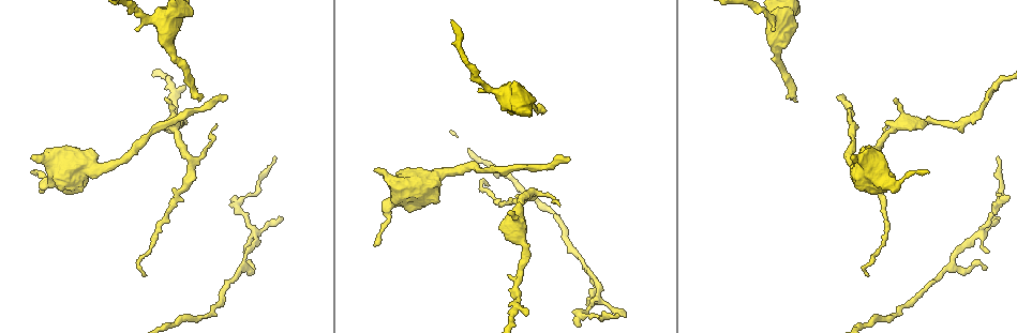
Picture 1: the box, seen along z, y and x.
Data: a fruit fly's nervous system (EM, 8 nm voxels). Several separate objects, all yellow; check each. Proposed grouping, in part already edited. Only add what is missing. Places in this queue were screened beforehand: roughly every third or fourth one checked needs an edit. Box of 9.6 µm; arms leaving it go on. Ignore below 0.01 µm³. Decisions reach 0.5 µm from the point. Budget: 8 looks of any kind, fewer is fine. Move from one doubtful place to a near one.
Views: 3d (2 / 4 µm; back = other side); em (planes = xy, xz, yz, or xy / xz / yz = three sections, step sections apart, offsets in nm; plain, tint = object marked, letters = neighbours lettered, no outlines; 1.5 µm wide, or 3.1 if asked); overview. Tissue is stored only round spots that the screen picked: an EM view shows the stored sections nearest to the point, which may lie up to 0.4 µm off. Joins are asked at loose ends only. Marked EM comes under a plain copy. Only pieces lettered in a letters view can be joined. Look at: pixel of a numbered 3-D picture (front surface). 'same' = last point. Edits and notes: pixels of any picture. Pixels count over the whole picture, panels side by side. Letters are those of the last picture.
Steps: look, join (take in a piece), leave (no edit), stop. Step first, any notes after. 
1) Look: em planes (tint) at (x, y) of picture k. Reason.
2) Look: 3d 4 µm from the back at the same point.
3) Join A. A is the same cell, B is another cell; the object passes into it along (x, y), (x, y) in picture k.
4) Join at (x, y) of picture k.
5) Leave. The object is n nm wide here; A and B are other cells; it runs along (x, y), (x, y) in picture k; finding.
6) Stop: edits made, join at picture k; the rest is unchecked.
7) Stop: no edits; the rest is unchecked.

Look: 3d 4 µm at (911, 129) of picture 1. Free end.

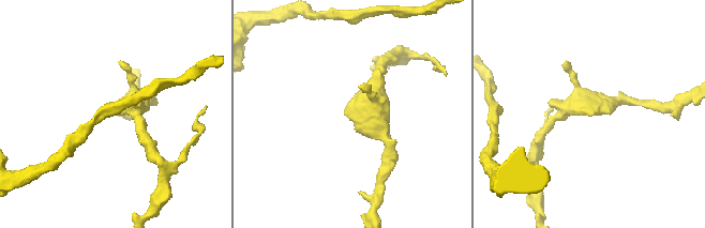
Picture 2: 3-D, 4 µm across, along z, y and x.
Look: em xy step 4 (letters) at (347, 117) of picture 2.

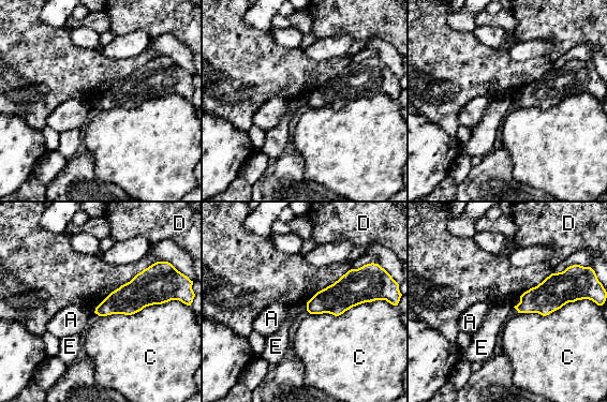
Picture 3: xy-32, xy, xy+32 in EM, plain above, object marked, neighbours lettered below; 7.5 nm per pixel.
Leave. The longest contact is with C, 550 nm; A, C, D and E are other cells; a border runs along (97, 307), (93, 312) in picture 3; no lettered piece goes on from it.

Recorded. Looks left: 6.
Look: em yz step 8 (tint) at (616, 315) of picture 1.

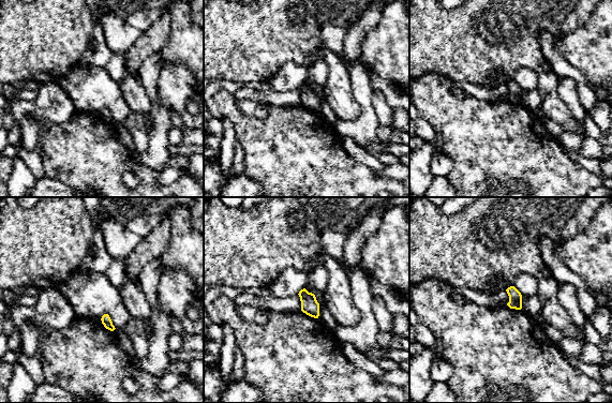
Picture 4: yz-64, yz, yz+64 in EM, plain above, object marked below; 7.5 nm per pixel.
Look: em planes (tint) at the same point. Cut it another way.

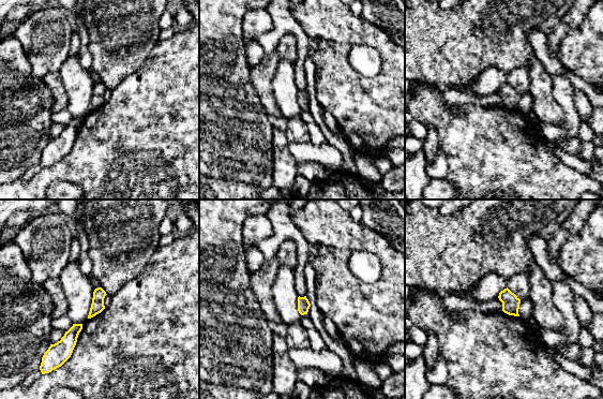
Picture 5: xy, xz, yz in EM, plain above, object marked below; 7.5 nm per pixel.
Look: em planes (letters) at the same point.

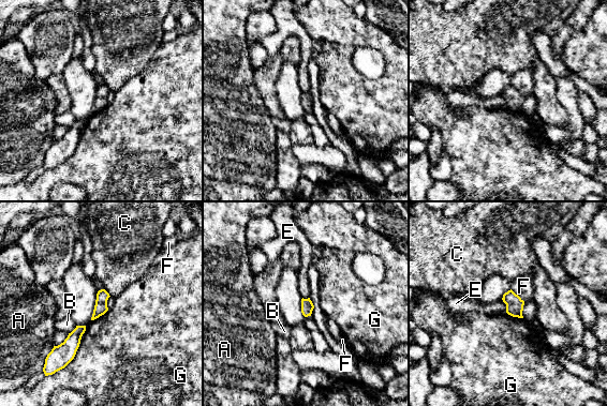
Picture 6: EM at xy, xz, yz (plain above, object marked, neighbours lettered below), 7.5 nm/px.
Leave. The longest contact is with G, 380 nm; A, B, C, E, F and G are other cells; a border runs along (502, 301), (505, 304), (506, 312) in picture 6; no lettered piece goes on from it.

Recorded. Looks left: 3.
Look: 3d 4 µm at (225, 100) of picture 1. Tapers out.

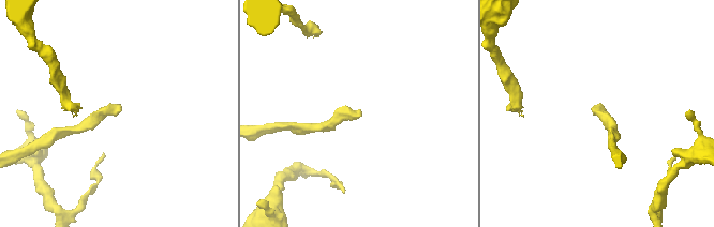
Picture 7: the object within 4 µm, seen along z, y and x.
Look: em planes (letters) at (118, 113) of picture 7.

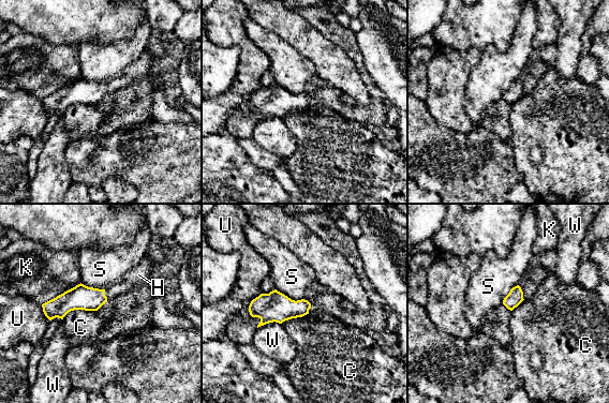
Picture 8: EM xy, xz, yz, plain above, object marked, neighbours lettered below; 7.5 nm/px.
Join H. H is the same cell, C, K, S, U and W are other cells; the object passes into it along (80, 297), (104, 295), (132, 278) in picture 8; the cell continues.

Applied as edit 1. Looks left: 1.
Stop: edits made, join at picture 8; the rest is unchecked.

